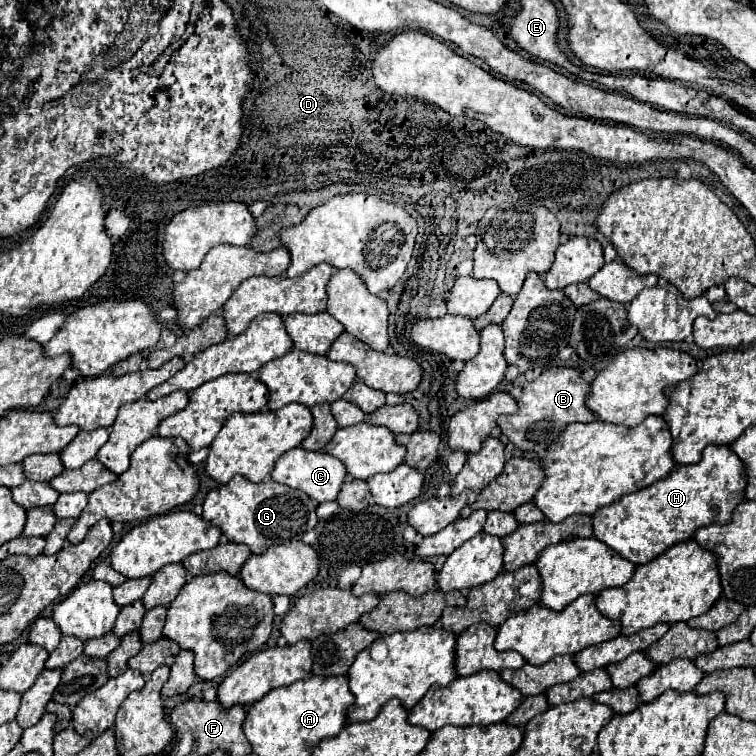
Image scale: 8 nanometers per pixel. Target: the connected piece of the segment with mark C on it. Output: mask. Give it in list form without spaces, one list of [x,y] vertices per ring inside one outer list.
[[[295,447],[279,457],[279,461],[275,463],[275,469],[271,473],[271,479],[277,483],[283,483],[283,485],[289,485],[293,489],[299,489],[299,491],[307,493],[309,497],[313,497],[315,501],[323,503],[323,501],[337,499],[341,485],[347,479],[347,469],[345,469],[345,465],[341,465],[341,461],[337,457],[331,457],[329,453],[307,451],[303,447]]]

